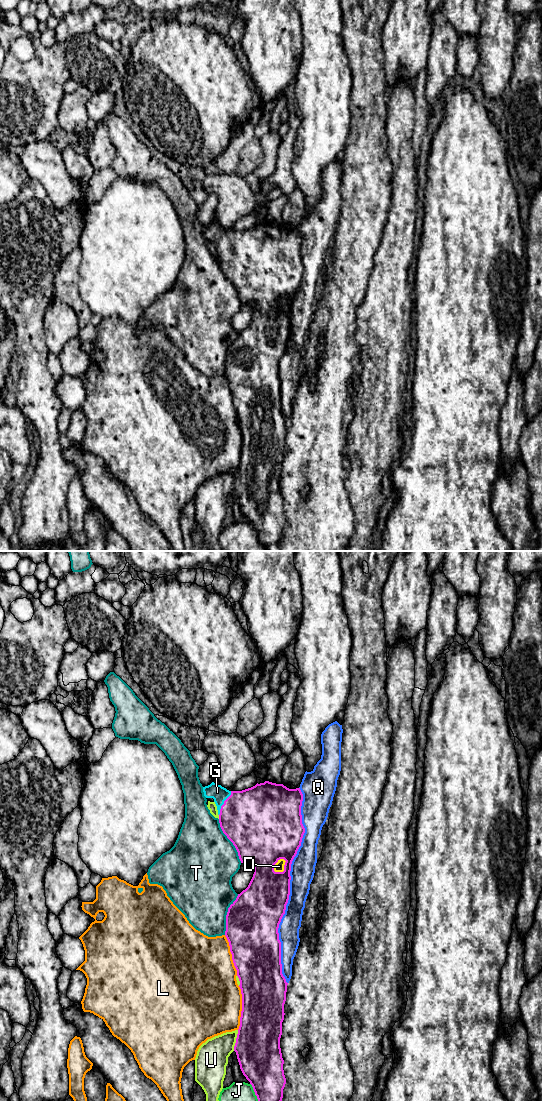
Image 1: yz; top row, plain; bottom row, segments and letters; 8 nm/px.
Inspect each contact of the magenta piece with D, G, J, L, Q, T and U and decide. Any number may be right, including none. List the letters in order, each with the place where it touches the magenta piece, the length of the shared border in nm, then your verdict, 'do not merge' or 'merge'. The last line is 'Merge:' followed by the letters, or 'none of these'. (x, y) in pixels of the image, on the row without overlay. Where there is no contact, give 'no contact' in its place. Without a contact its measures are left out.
D: yz (275, 303) | 140 nm | do not merge
G: yz (224, 243) | 220 nm | merge
J: yz (256, 535) | 240 nm | do not merge
L: yz (242, 448) | 360 nm | do not merge
Q: yz (289, 325) | 1600 nm | do not merge
T: yz (230, 280) | 400 nm | do not merge
U: yz (236, 480) | 170 nm | do not merge
Merge: G

